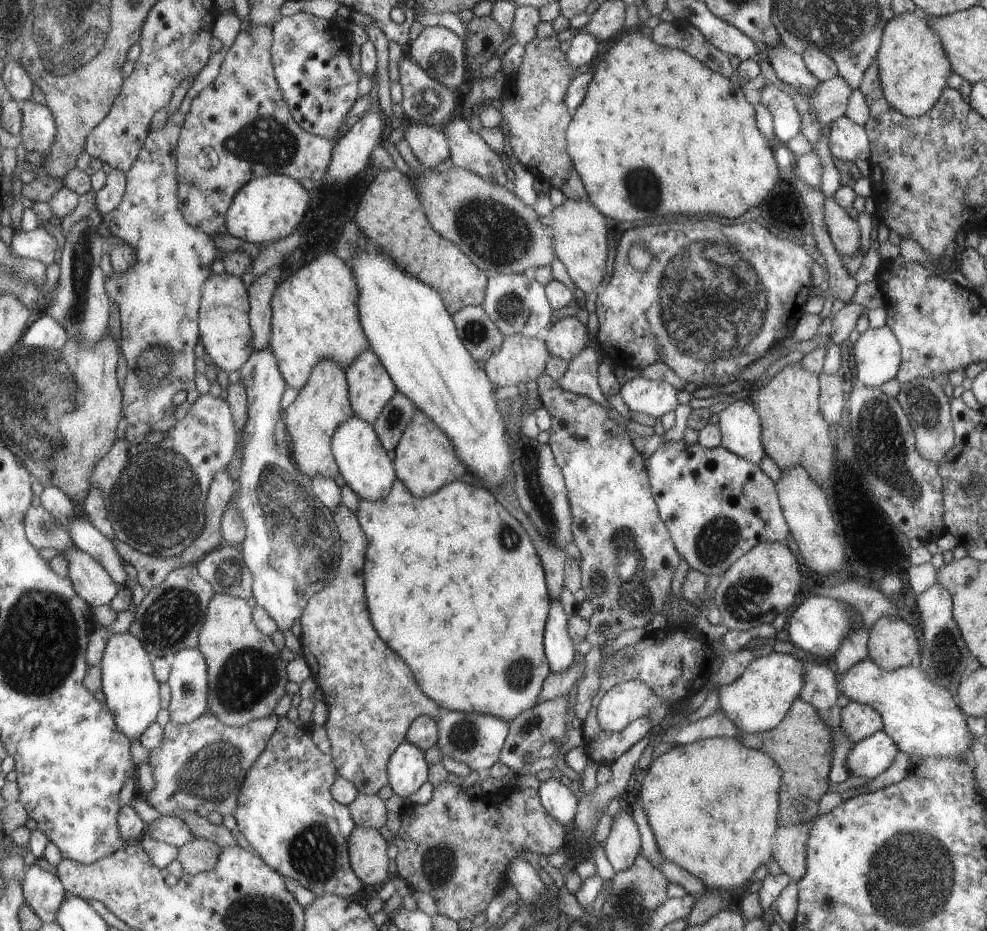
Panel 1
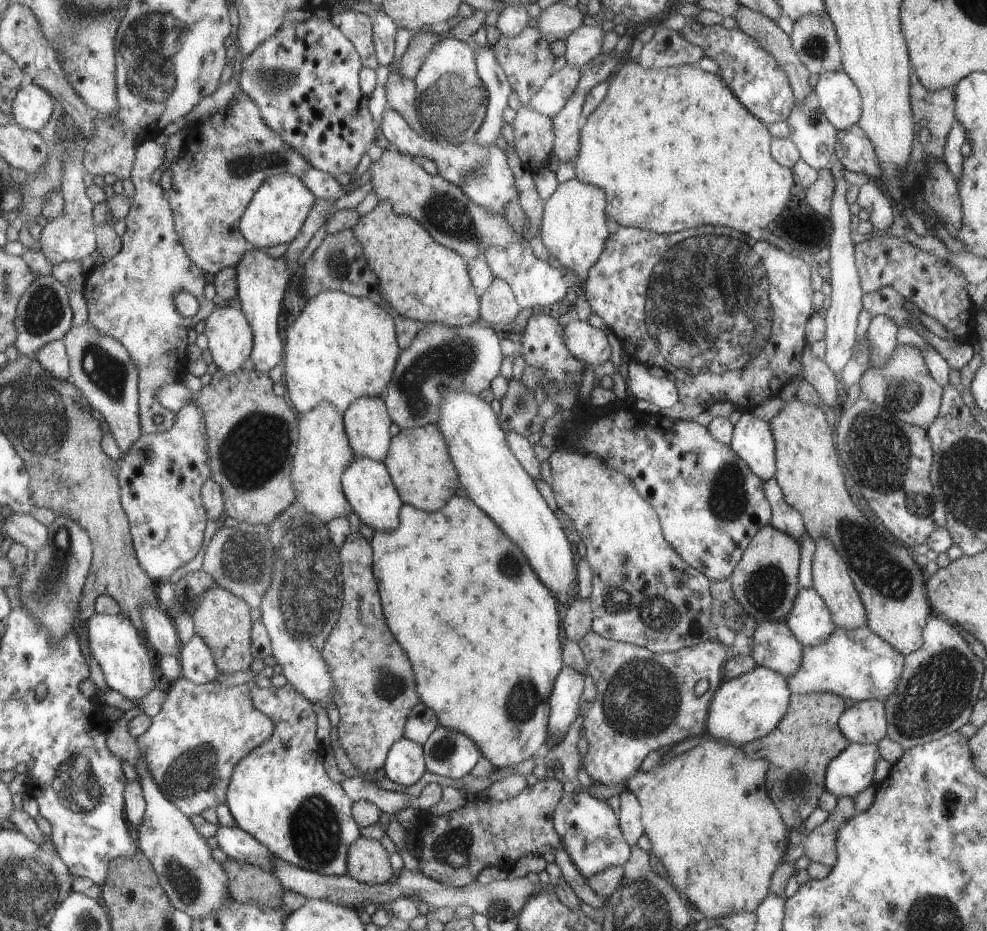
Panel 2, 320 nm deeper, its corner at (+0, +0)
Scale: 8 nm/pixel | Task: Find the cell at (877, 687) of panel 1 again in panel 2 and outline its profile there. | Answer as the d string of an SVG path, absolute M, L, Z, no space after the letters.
M866 626L856 629L835 627L821 644L802 647L800 667L797 668L793 675L786 677L786 685L790 689L790 694L835 693L843 699L849 698L854 702L873 699L884 704L887 696L892 695L895 685L898 683L898 678L902 674L904 658L903 654L890 644L887 644L887 641L884 641Z

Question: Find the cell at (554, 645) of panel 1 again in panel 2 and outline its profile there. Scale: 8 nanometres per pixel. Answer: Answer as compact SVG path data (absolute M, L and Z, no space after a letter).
M571 667L558 672L553 690L550 692L550 736L560 743L571 723L578 717L579 696L583 690L583 677Z

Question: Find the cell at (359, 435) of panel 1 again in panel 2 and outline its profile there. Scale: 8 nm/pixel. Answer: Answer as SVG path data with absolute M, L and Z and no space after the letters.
M356 456L354 462L346 470L346 474L343 475L342 483L347 500L361 522L368 524L376 531L391 531L398 527L398 512L403 502L394 487L385 461Z

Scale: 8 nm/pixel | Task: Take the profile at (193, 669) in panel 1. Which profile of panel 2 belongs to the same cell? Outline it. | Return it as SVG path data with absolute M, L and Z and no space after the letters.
M197 634L183 644L179 659L182 676L197 684L213 682L220 673L214 652L206 640Z

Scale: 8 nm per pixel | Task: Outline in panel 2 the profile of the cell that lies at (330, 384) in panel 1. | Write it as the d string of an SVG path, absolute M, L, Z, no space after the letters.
M324 401L301 416L299 428L300 439L292 472L297 502L327 524L339 517L347 518L354 509L343 490L342 478L357 455L344 425L344 414L333 403Z

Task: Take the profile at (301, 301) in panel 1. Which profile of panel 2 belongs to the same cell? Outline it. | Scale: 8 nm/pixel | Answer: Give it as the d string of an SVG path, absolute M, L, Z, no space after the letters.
M323 291L320 292L313 299L306 299L306 304L297 320L287 330L286 338L286 352L285 352L285 374L284 386L286 390L286 397L289 399L291 406L293 406L301 415L306 412L313 411L315 407L326 401L333 403L339 412L345 414L347 409L356 401L363 397L385 397L386 390L390 380L392 379L394 368L397 364L398 356L401 354L401 348L398 344L397 332L395 332L395 324L391 314L387 308L377 304L375 301L367 297L359 298L348 295L341 291Z

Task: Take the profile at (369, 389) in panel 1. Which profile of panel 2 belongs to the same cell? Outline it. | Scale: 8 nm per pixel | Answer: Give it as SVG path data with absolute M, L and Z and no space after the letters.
M363 397L356 400L344 414L344 425L359 457L384 461L387 458L390 440L390 415L385 397Z

